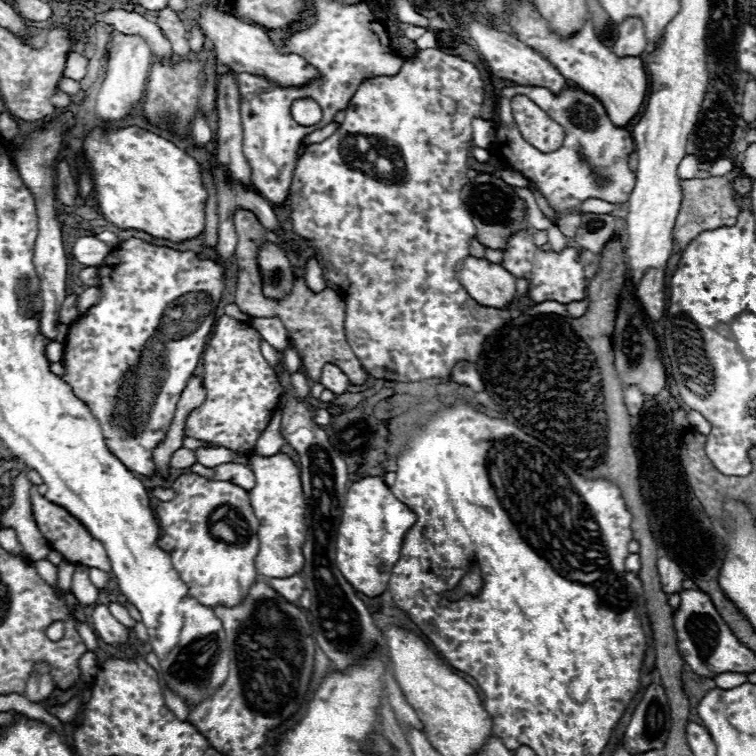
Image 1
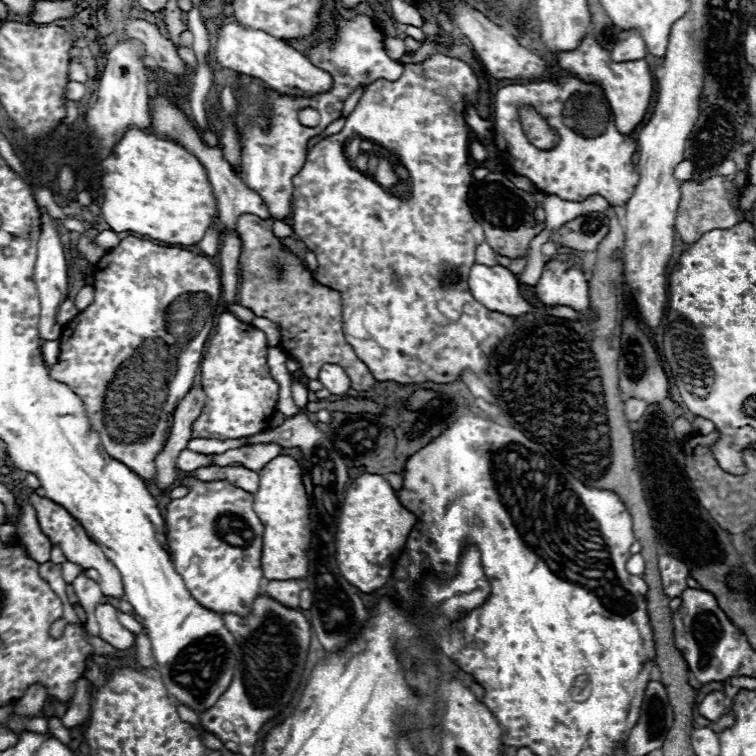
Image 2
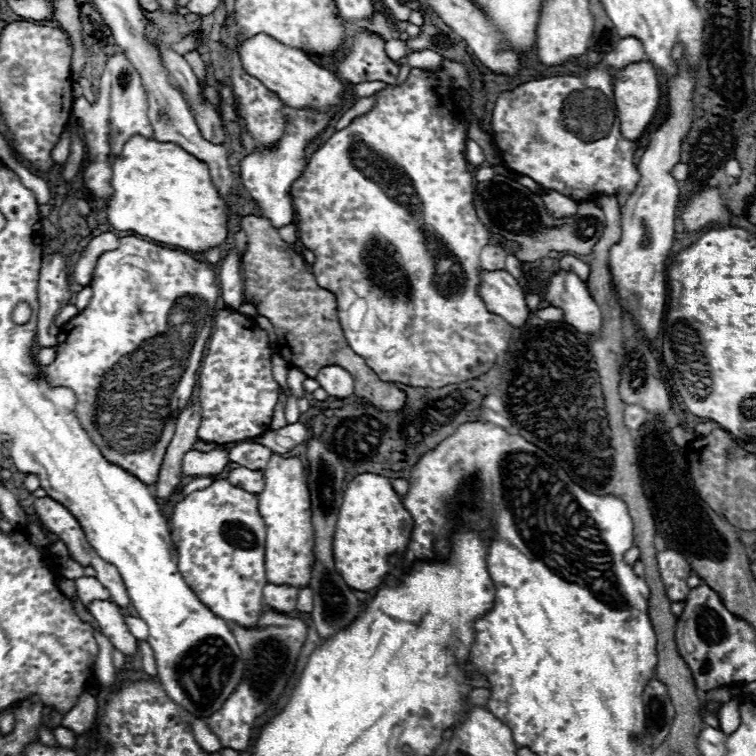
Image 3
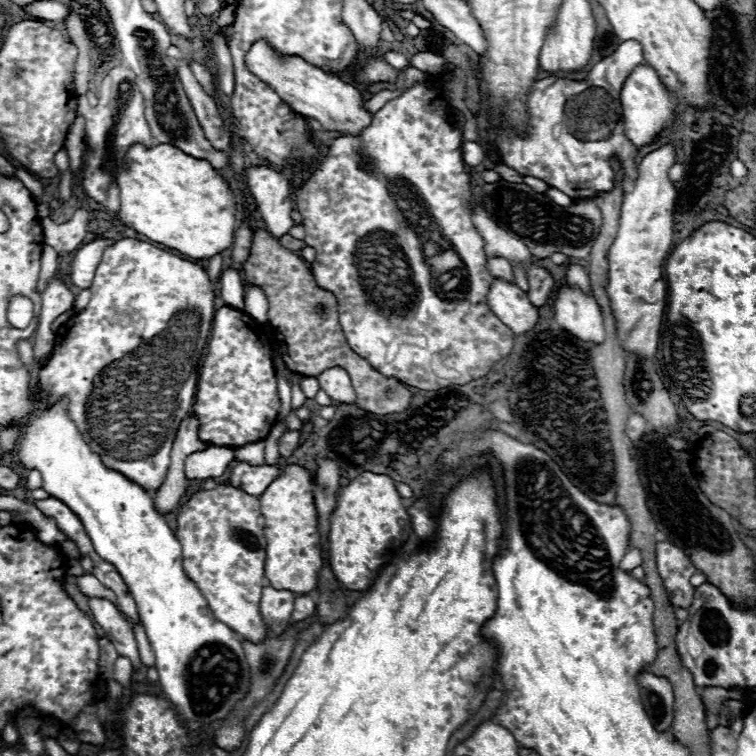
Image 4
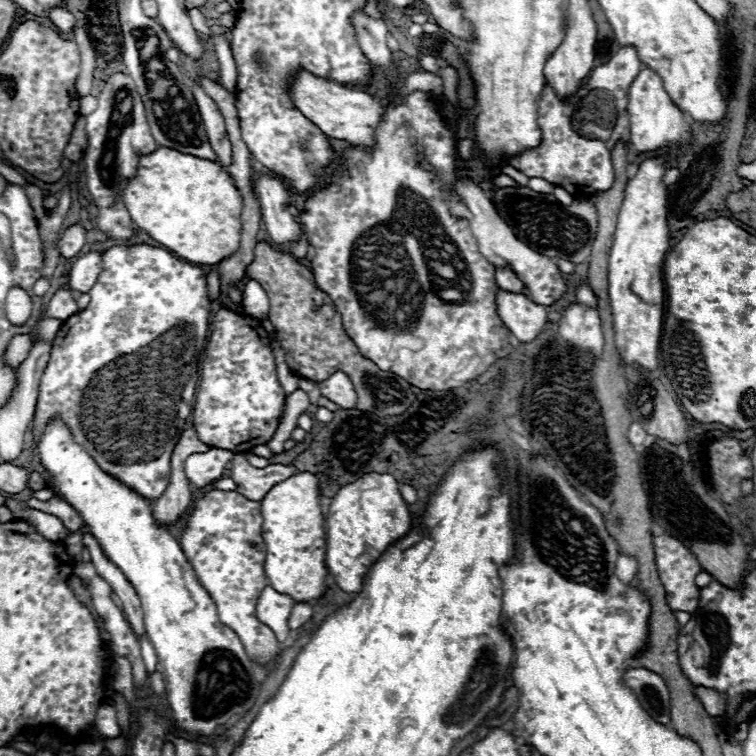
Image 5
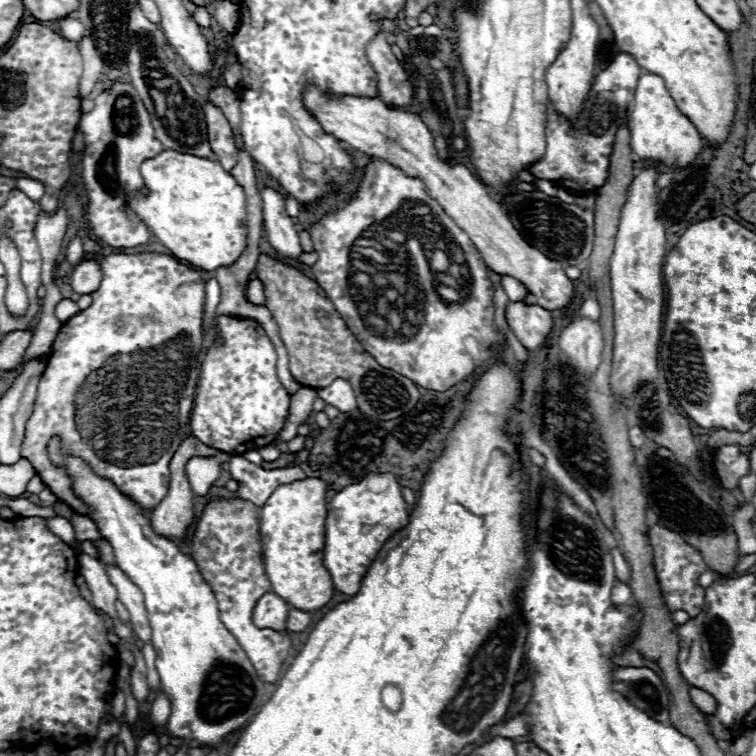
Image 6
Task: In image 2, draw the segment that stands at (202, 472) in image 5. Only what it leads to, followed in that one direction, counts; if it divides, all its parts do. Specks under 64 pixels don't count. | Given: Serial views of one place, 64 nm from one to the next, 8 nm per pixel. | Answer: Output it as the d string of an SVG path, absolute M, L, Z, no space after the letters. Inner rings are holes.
M182 450L180 456L178 456L178 462L176 462L176 468L178 470L184 470L184 472L194 472L196 468L200 466L210 466L210 456L206 454L198 454L198 452L192 452L192 450Z

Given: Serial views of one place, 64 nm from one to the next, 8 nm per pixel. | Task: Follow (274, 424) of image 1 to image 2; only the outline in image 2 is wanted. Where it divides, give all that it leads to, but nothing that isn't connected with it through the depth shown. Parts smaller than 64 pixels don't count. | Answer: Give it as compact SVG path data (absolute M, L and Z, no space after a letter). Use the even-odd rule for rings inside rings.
M270 442L270 444L252 444L252 446L242 446L242 448L234 448L234 450L226 450L222 454L212 454L212 464L216 466L228 466L230 462L238 462L250 470L258 470L262 468L266 462L270 462L272 458L276 458L280 454L280 446Z

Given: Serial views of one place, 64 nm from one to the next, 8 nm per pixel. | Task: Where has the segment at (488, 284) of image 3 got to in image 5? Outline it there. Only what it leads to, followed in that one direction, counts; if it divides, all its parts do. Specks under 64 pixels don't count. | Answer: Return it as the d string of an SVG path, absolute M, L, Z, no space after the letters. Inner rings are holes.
M498 288L496 290L496 312L502 318L502 322L510 328L510 332L520 340L520 342L530 342L536 338L536 334L542 330L546 324L546 308L540 304L534 304L526 294L522 292L508 292Z

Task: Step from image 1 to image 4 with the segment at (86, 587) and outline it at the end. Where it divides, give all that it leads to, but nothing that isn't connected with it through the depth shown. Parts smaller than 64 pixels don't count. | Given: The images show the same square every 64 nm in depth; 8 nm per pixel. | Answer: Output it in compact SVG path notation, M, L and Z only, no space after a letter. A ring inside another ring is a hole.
M92 574L78 576L78 578L76 578L76 584L78 584L80 592L82 592L86 598L106 598L106 600L116 602L114 592L110 592L108 588L104 588Z

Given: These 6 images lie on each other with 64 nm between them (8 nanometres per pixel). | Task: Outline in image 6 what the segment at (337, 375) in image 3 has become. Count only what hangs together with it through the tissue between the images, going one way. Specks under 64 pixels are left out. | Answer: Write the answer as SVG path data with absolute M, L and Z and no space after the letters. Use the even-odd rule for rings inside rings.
M336 378L330 386L326 388L320 388L318 390L318 396L336 406L340 412L350 412L350 410L356 410L356 396L354 396L354 390L352 390L352 384L344 378Z

